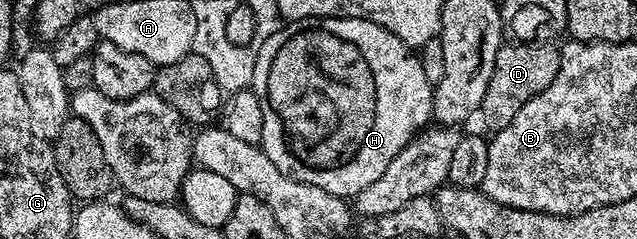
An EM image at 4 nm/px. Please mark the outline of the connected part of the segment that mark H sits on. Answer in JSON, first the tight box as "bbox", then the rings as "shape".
{"bbox":[253,18,433,199],"shape":[[[307,18],[301,22],[288,22],[282,24],[263,43],[259,51],[259,59],[255,59],[255,71],[253,72],[253,94],[259,99],[259,107],[263,110],[263,135],[261,136],[260,148],[264,149],[267,159],[279,167],[288,177],[294,177],[296,181],[311,183],[315,187],[323,187],[336,197],[346,199],[356,198],[363,187],[371,187],[387,166],[391,159],[403,151],[413,142],[413,138],[430,124],[433,116],[433,86],[429,84],[427,75],[423,75],[421,58],[410,46],[404,45],[391,31],[379,27],[379,23],[371,23],[367,19],[359,18]]]}

